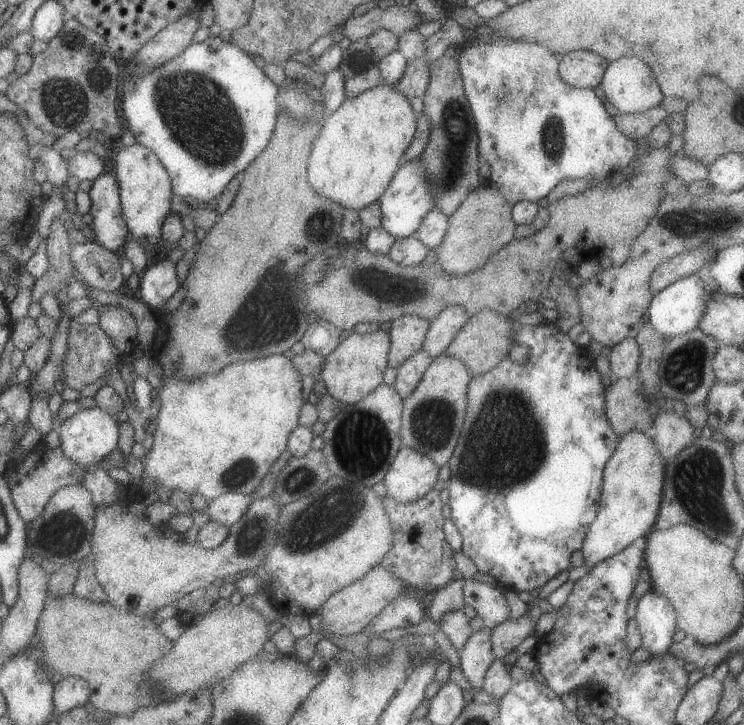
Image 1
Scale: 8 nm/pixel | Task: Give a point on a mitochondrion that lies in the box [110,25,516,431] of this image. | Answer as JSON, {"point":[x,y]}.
{"point":[202,121]}

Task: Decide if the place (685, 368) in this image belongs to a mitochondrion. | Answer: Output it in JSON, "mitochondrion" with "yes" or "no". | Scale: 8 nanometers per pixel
{"mitochondrion":"yes"}

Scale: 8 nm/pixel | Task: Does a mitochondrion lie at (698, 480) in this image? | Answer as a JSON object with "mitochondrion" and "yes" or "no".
{"mitochondrion":"yes"}

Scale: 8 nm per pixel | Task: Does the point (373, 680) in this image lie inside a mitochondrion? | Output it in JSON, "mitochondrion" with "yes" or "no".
{"mitochondrion":"yes"}

